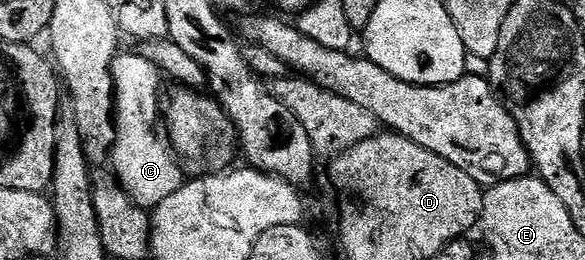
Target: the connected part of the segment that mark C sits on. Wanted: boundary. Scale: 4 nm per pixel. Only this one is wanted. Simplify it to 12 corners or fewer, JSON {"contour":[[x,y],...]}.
{"contour":[[114,63],[111,173],[154,208],[186,175],[161,127],[162,71]]}

